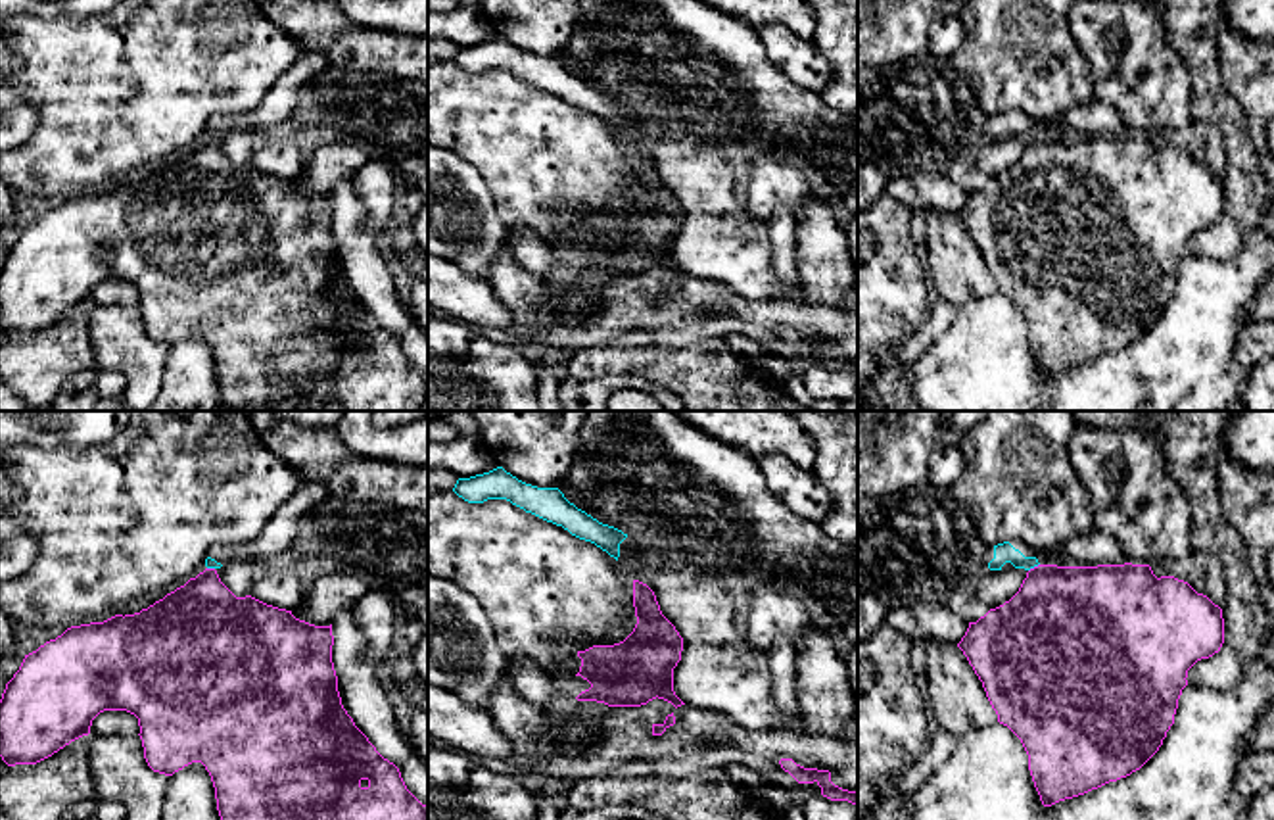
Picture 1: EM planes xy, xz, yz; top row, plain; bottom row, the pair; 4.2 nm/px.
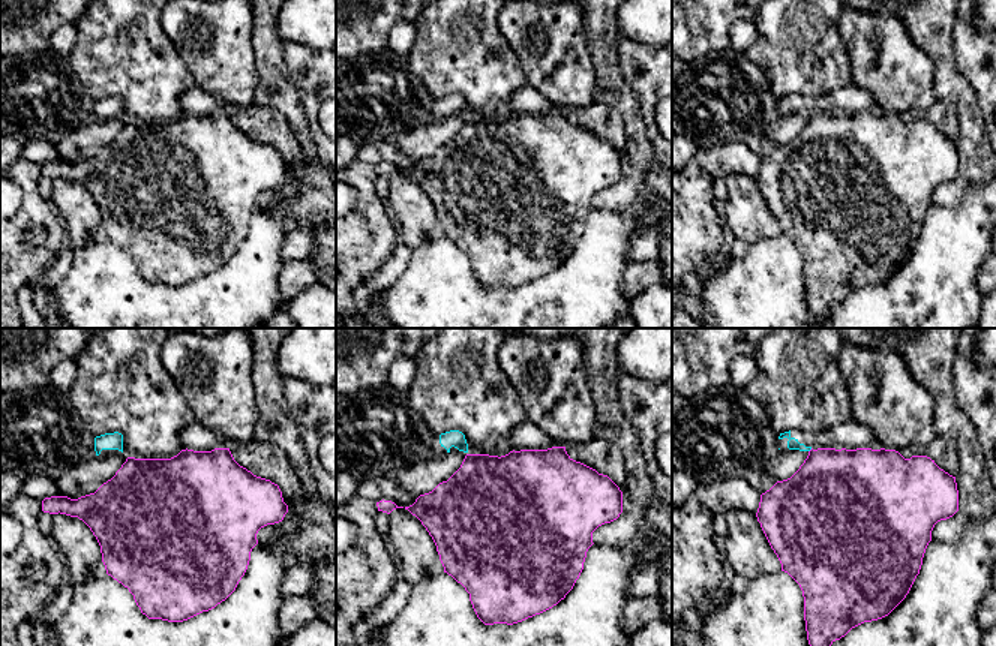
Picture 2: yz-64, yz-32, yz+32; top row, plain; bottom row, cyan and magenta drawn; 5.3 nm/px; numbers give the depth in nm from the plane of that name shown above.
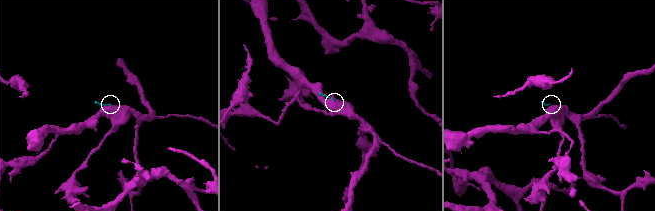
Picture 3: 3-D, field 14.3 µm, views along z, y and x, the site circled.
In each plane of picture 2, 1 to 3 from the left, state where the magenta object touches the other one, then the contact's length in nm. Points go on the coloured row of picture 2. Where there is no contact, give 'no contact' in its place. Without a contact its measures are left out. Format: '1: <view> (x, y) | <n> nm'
1: no contact
2: no contact
3: no contact

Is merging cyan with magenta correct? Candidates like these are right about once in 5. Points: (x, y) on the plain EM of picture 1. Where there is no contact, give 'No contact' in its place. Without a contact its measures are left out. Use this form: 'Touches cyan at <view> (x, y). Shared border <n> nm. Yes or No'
Touches cyan at yz (1033, 137). Shared border 60 nm. No

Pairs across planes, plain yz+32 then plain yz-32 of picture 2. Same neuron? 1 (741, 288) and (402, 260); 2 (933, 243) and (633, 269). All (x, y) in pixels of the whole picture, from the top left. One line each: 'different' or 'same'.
1: different
2: different

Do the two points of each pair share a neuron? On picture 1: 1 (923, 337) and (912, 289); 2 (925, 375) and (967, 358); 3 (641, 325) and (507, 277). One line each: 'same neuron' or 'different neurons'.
1: different neurons
2: same neuron
3: same neuron

